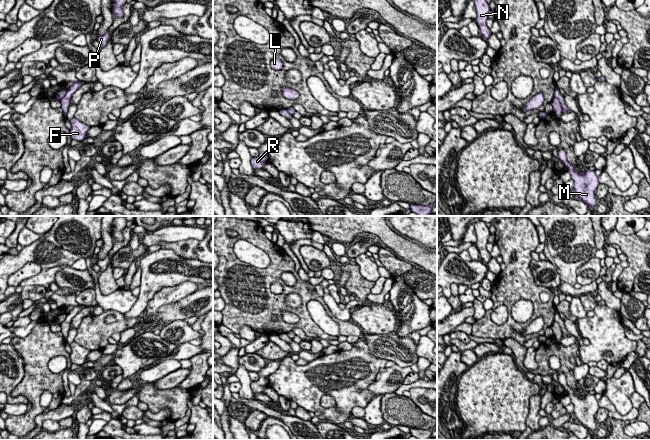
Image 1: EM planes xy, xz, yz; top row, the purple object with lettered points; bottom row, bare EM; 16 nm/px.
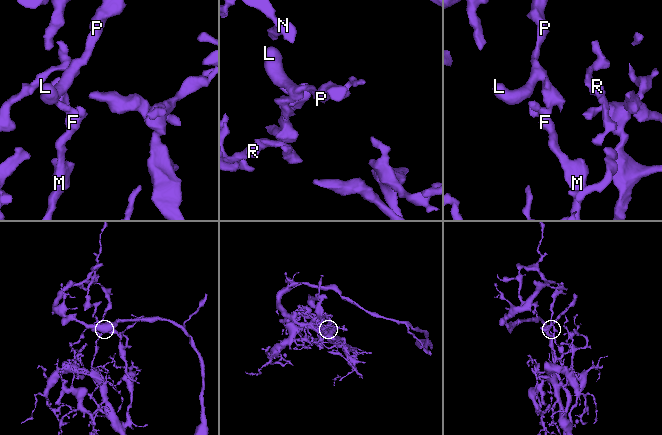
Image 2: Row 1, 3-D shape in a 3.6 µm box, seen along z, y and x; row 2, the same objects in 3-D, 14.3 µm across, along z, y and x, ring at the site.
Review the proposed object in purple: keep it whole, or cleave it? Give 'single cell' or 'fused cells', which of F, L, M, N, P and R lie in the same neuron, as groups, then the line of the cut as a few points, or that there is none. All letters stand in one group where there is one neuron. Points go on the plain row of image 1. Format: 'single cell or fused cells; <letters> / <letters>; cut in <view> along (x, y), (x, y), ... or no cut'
fused cells; F M R / L N P; cut in yz along (554, 320), (562, 333)

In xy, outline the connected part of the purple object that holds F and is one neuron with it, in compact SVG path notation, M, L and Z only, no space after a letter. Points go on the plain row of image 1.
M72 342L70 344L71 347L71 354L70 354L70 360L73 364L76 365L83 365L85 363L85 359L87 355L90 353L89 350L86 348L82 347L76 342Z

